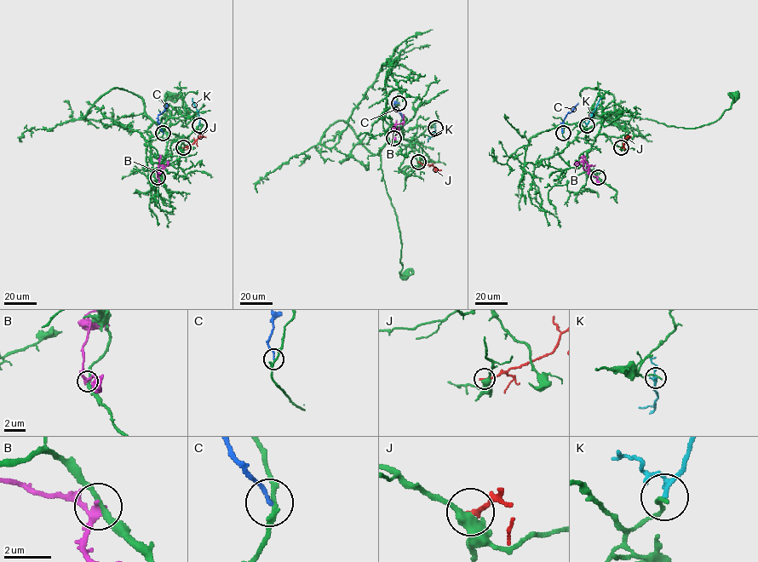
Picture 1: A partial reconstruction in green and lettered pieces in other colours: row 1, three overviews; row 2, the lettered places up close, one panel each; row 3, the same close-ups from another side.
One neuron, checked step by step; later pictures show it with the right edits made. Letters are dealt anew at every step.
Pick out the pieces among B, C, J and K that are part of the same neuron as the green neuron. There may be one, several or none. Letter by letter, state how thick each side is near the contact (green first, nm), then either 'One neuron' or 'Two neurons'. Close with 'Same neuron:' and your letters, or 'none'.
B: Thickness 240 nm (green) against 190 nm. Two neurons
C: Thickness 200 nm (green) against 150 nm. Two neurons
J: Thickness 500 nm (green) against 240 nm. Two neurons
K: Thickness 140 nm (green) against 170 nm. Two neurons
Same neuron: none

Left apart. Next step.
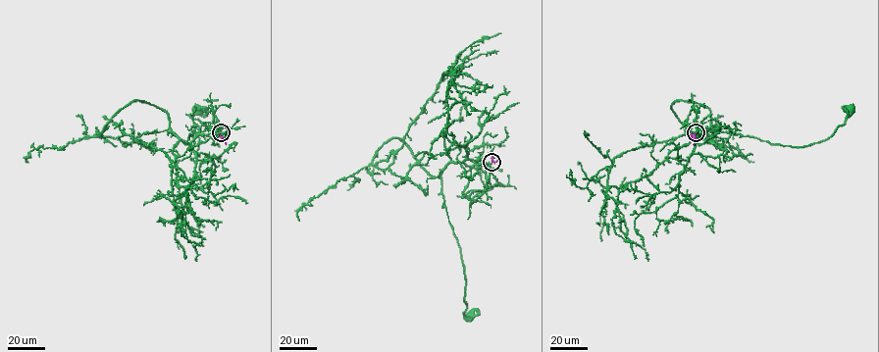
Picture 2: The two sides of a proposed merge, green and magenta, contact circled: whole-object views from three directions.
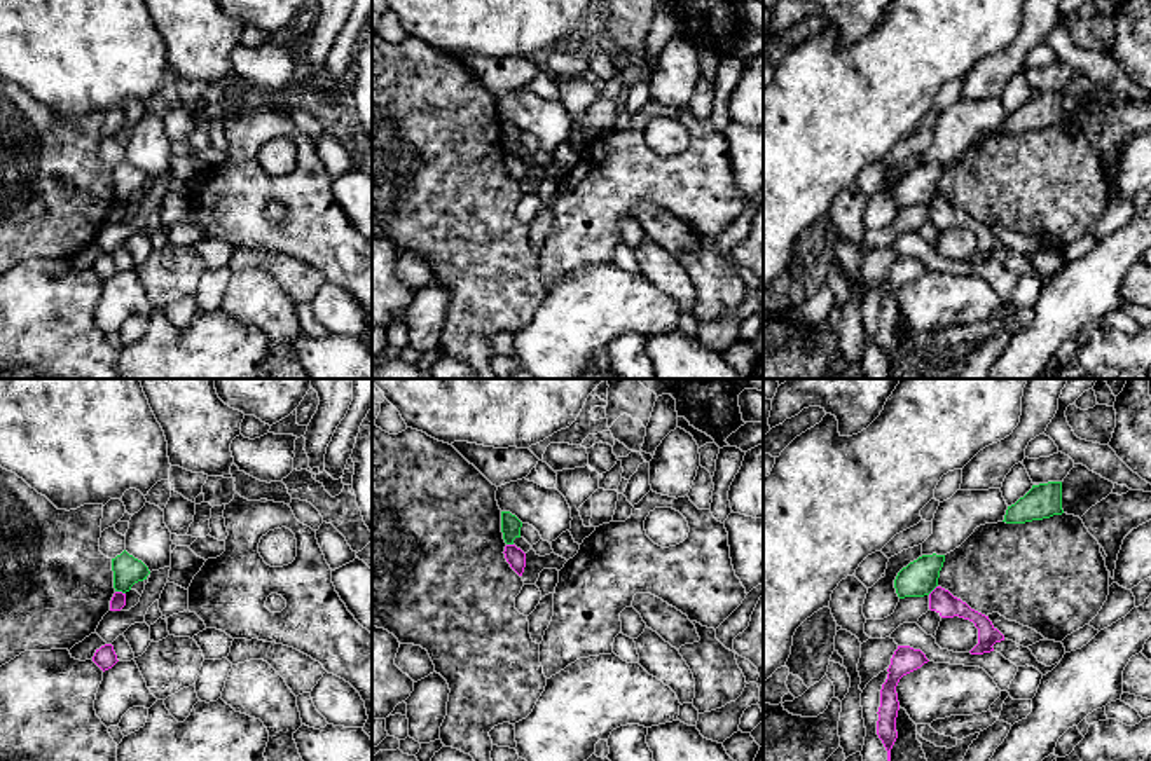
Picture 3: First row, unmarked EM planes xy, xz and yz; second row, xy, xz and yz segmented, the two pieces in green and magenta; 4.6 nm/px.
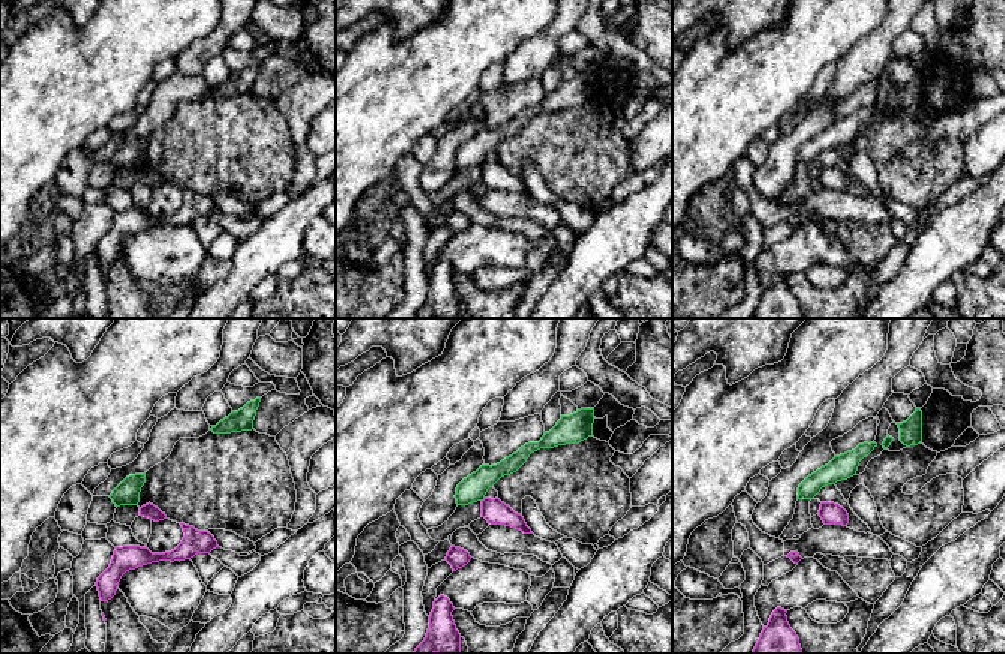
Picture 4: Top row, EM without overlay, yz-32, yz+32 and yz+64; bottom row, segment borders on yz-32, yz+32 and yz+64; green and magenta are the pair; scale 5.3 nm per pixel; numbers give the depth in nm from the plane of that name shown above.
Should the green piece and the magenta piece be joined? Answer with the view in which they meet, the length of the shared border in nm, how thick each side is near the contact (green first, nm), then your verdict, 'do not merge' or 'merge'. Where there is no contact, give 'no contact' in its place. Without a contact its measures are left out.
xy | 50 nm | 130/70 nm | do not merge

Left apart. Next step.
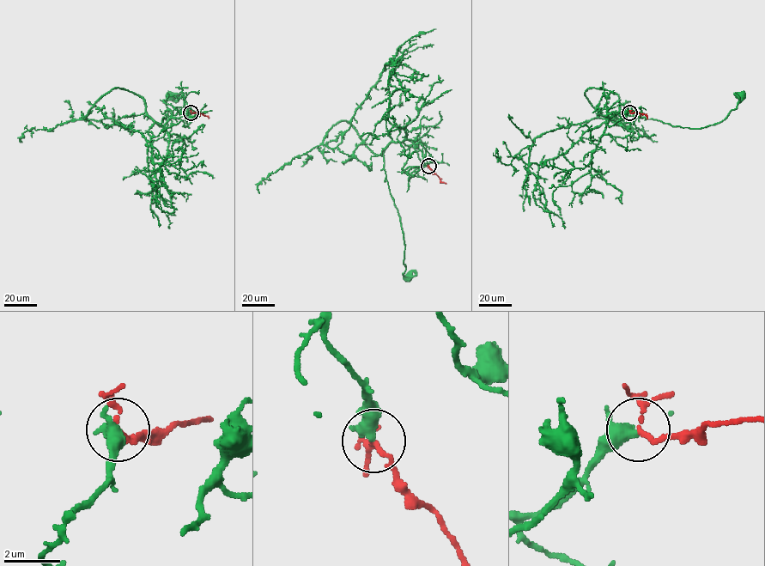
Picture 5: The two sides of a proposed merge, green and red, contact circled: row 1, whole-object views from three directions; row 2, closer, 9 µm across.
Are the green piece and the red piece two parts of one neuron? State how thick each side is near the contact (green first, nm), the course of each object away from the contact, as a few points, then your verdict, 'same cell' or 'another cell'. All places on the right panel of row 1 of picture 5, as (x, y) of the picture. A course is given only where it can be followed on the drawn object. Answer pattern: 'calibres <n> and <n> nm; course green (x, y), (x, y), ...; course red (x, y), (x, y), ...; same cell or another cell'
calibres 340 and 120 nm; course green (629, 112), (623, 117), (610, 112), (606, 124), (620, 112), (701, 128), (722, 121), (742, 95); course red (629, 112), (645, 114), (646, 118); same cell

